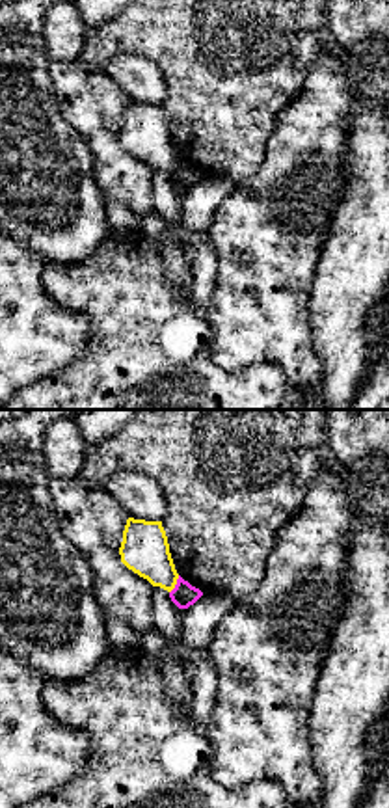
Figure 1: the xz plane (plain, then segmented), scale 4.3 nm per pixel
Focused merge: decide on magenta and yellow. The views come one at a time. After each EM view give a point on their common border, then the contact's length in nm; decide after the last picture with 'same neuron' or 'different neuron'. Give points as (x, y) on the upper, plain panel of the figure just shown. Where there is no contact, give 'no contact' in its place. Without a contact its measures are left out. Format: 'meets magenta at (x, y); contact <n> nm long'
meets magenta at (175, 168); contact 90 nm long

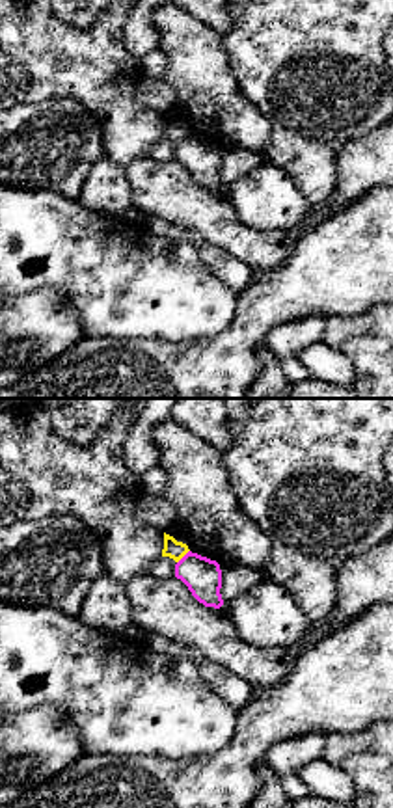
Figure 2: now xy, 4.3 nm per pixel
meets magenta at (183, 140); contact 80 nm long

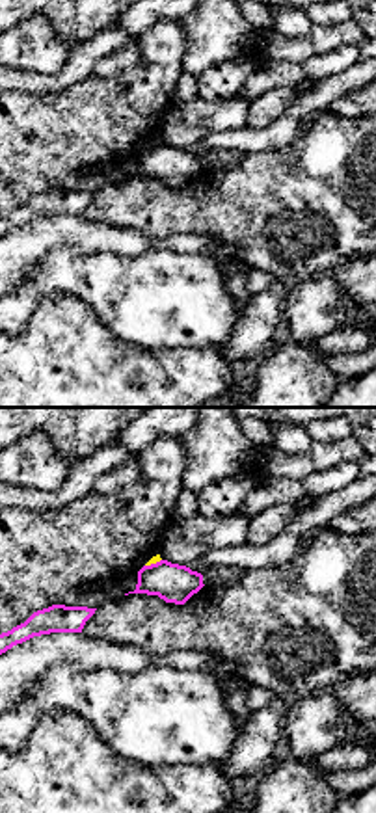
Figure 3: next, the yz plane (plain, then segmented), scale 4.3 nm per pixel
meets magenta at (153, 147); contact 80 nm long

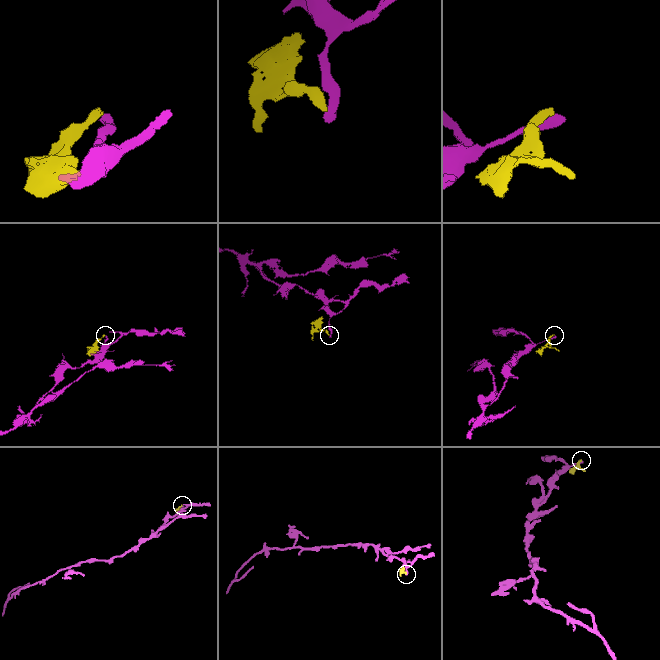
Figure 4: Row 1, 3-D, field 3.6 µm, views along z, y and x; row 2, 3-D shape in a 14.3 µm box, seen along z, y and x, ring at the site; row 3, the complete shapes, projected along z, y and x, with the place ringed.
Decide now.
different neuron

